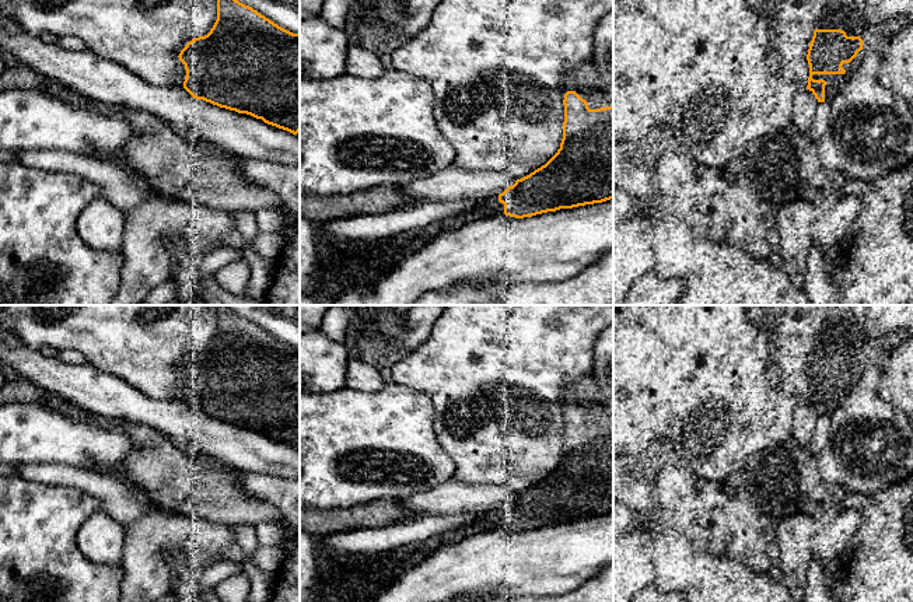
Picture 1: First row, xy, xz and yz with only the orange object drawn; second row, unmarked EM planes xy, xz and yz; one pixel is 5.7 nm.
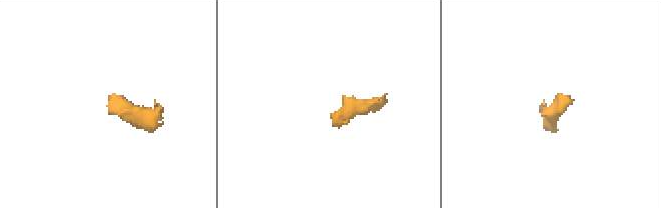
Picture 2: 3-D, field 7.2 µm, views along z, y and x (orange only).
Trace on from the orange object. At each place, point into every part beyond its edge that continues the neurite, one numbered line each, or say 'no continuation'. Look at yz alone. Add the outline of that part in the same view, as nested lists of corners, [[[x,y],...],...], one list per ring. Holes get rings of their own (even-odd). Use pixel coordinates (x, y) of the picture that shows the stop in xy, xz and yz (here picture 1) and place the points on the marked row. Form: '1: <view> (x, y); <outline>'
1: yz (839, 14); [[[828,0],[815,29],[842,29],[847,36],[860,36],[863,49],[850,63],[843,63],[844,74],[812,74],[814,80],[825,80],[825,102],[832,104],[839,92],[856,76],[864,59],[872,53],[885,55],[896,34],[905,29],[910,21],[895,17],[882,24],[871,24],[863,11],[858,11],[851,0]]]

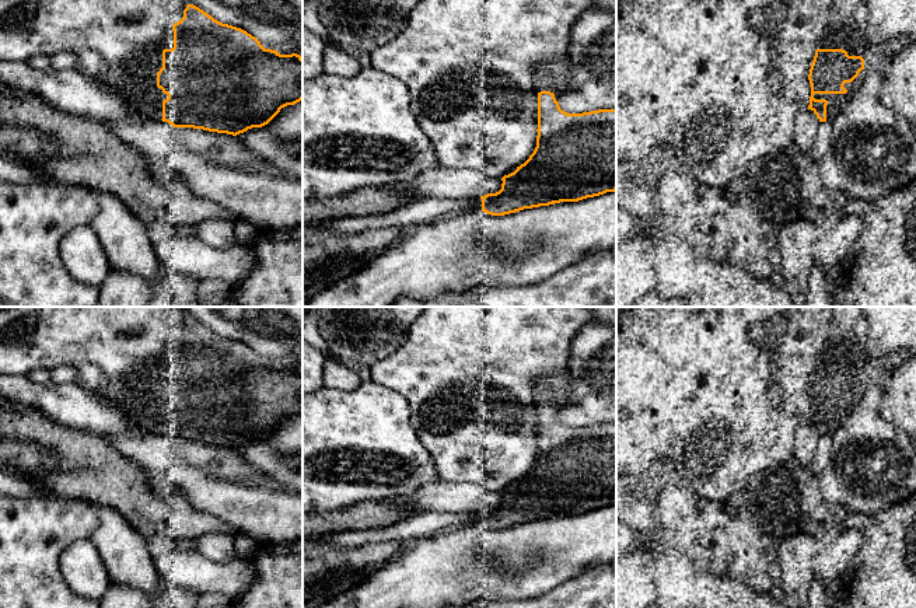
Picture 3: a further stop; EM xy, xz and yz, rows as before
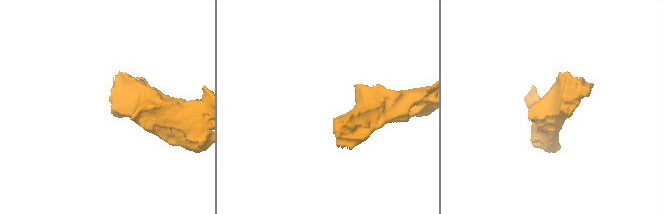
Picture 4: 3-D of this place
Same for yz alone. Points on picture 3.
1: yz (842, 32); [[[832,13],[828,27],[819,39],[817,49],[843,49],[849,56],[861,56],[864,69],[852,83],[845,83],[846,94],[814,94],[815,99],[826,99],[826,122],[833,123],[840,112],[857,95],[866,78],[874,73],[887,74],[898,53],[906,49],[912,41],[896,36],[884,43],[873,43],[864,31],[860,31],[853,18]]]

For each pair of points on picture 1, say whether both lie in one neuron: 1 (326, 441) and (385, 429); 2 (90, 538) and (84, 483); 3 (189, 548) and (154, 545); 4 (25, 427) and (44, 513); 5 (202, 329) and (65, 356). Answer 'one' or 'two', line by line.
1: one
2: two
3: one
4: two
5: two

